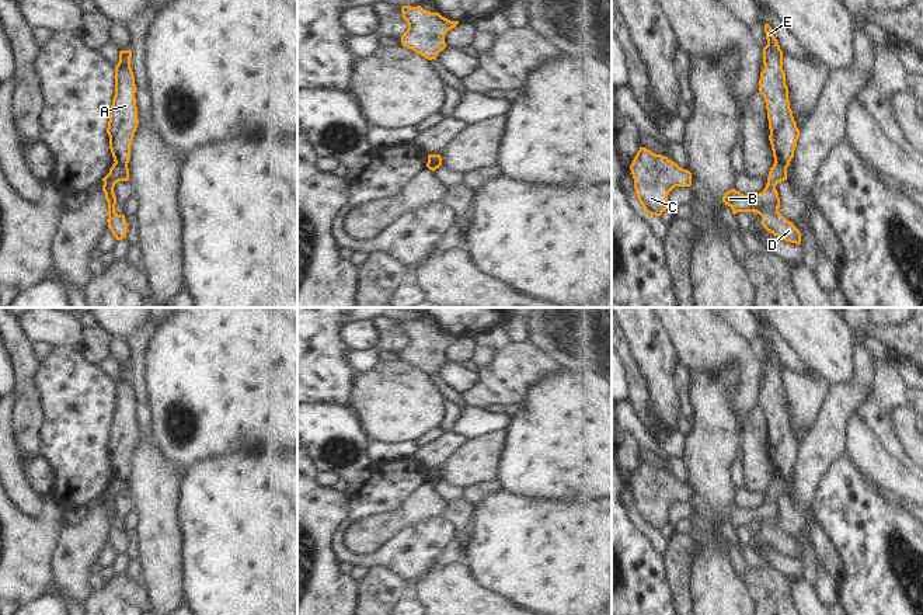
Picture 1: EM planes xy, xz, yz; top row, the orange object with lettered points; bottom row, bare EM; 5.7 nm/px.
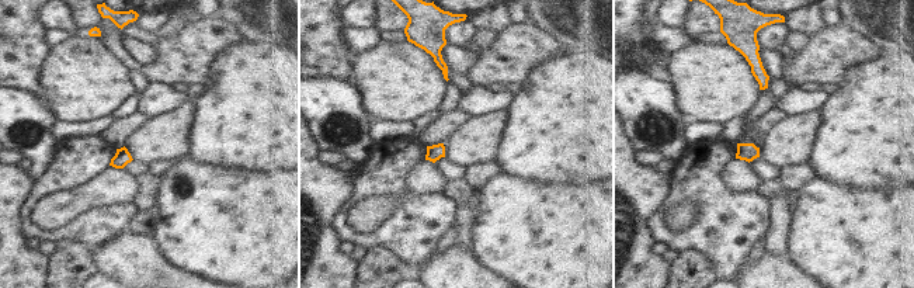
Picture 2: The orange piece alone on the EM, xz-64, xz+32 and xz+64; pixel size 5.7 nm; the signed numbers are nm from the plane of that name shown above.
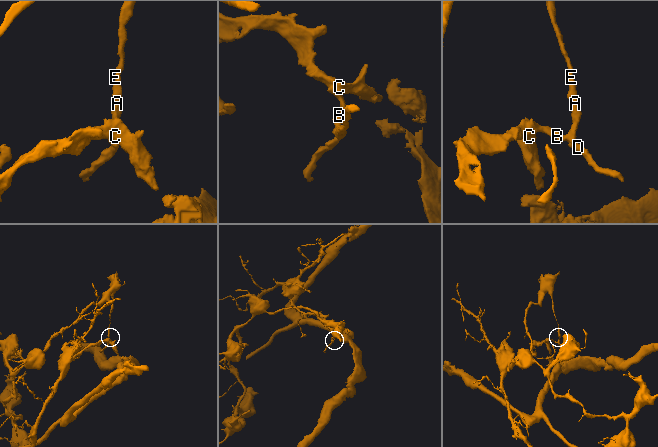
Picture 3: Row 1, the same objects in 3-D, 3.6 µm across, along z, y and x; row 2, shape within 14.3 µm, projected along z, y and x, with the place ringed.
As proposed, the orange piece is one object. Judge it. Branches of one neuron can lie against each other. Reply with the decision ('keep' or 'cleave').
cleave

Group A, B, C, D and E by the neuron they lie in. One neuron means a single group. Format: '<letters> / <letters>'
A E / B C D

